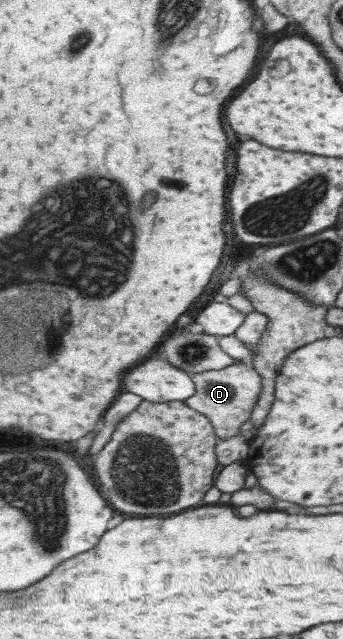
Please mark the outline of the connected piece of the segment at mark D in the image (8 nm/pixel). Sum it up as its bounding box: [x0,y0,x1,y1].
[185,361,263,438]

